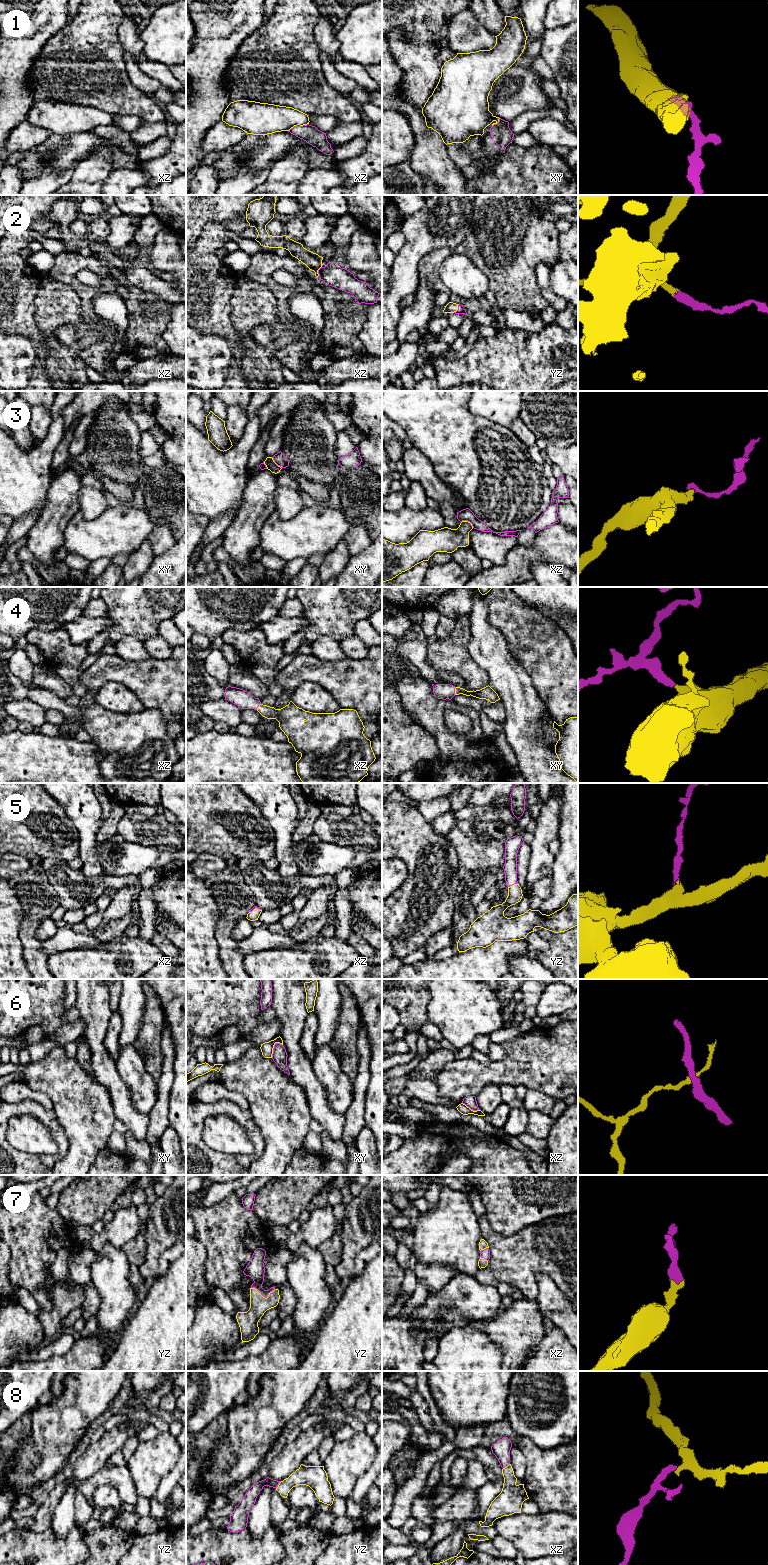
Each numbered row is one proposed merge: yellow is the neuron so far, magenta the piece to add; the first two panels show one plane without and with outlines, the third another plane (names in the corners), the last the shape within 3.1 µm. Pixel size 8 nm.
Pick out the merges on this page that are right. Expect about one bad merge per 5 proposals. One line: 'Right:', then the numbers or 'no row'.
Right: 2, 4, 5, 7, 8

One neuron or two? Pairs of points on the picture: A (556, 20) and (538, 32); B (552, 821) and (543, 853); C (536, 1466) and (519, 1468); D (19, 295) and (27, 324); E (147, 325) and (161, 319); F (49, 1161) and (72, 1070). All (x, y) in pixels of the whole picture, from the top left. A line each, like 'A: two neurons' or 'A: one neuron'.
A: two neurons
B: one neuron
C: two neurons
D: one neuron
E: one neuron
F: two neurons

